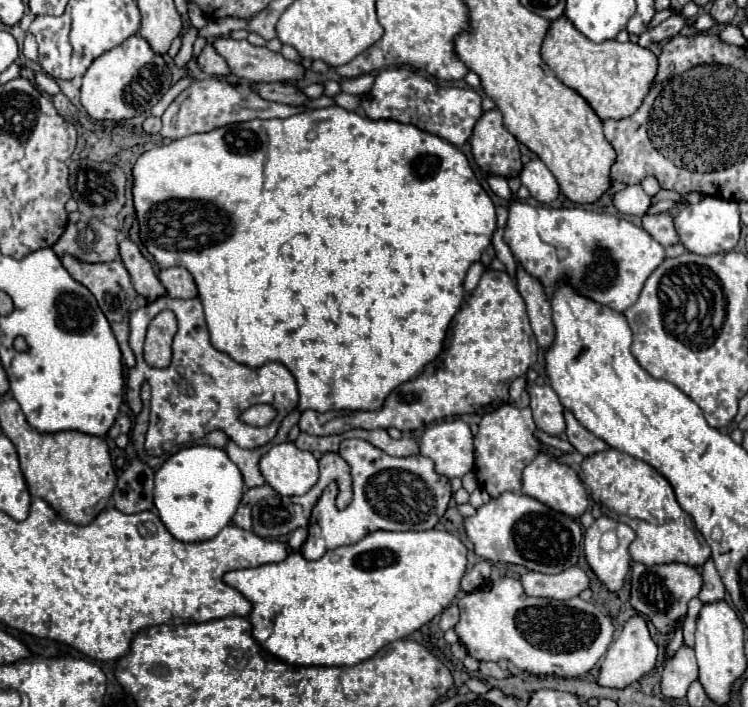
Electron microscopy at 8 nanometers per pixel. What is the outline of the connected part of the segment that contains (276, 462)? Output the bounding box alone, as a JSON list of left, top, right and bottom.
[258,441,318,497]

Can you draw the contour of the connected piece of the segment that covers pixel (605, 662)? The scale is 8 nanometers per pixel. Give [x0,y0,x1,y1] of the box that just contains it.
[598,615,658,689]

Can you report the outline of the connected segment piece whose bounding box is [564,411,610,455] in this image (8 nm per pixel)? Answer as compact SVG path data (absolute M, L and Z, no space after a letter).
M564 411L564 417L566 417L566 435L568 435L568 441L576 447L578 453L582 455L594 455L594 453L600 453L600 451L608 451L610 445L606 445L602 439L598 439L596 435L592 435L588 429L584 429L576 417L568 411Z

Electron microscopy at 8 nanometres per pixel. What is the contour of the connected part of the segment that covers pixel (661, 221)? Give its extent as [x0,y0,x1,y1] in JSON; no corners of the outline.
[642,213,680,247]

